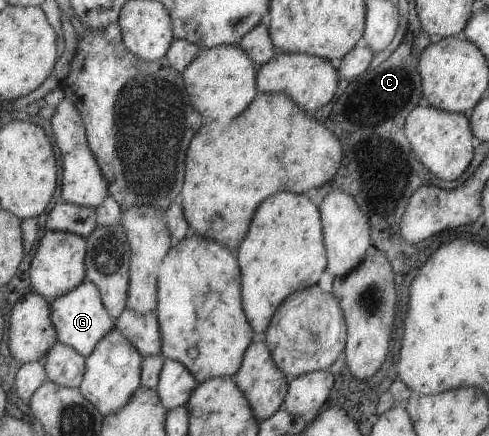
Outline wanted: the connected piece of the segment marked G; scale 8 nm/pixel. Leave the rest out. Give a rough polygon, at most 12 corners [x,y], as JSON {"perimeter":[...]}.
{"perimeter":[[83,281],[49,304],[57,341],[87,358],[115,328]]}

